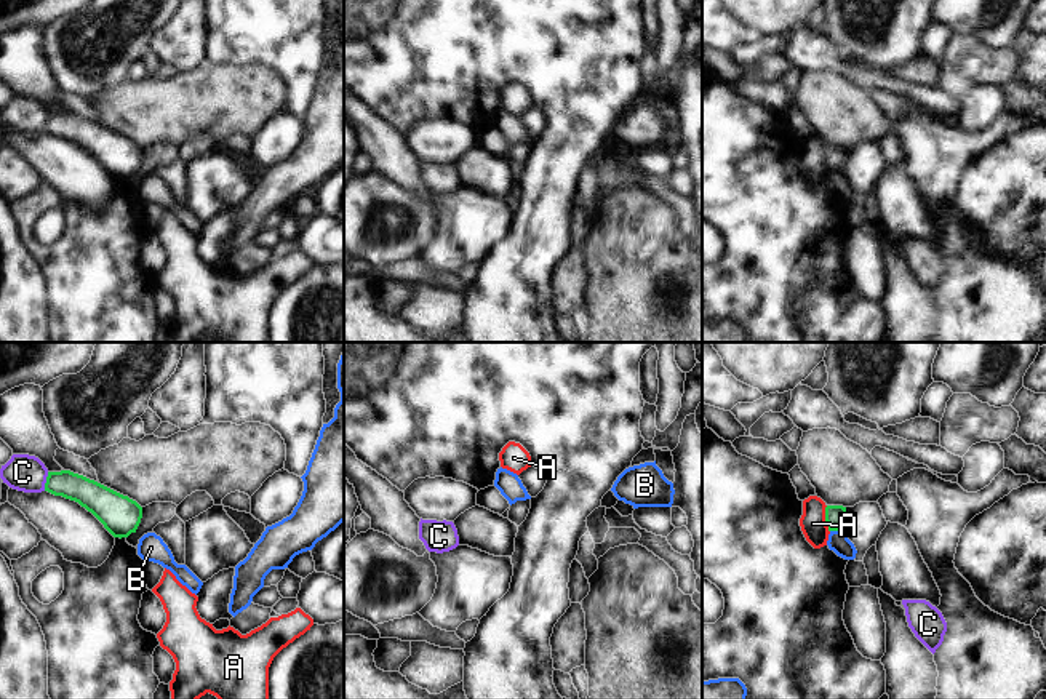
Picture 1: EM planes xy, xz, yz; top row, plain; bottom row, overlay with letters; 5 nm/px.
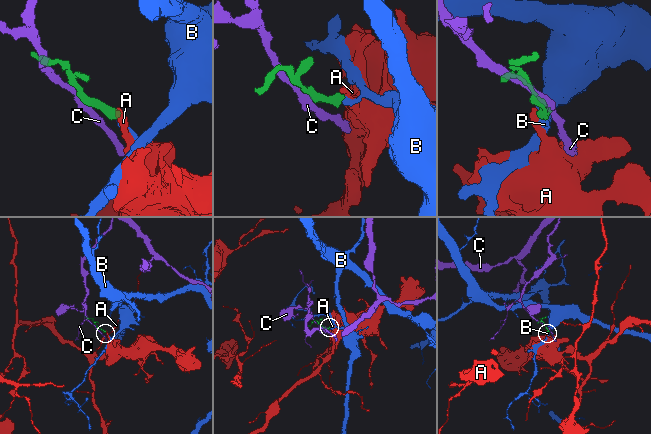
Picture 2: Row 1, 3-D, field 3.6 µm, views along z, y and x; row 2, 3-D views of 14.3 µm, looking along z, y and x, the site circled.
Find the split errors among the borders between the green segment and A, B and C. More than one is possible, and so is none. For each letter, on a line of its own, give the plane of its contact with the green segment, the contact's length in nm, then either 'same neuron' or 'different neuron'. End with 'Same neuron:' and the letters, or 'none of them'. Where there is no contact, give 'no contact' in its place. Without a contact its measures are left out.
A: yz | 140 nm | different neuron
B: yz | 60 nm | different neuron
C: xy | 100 nm | different neuron
Same neuron: none of them

